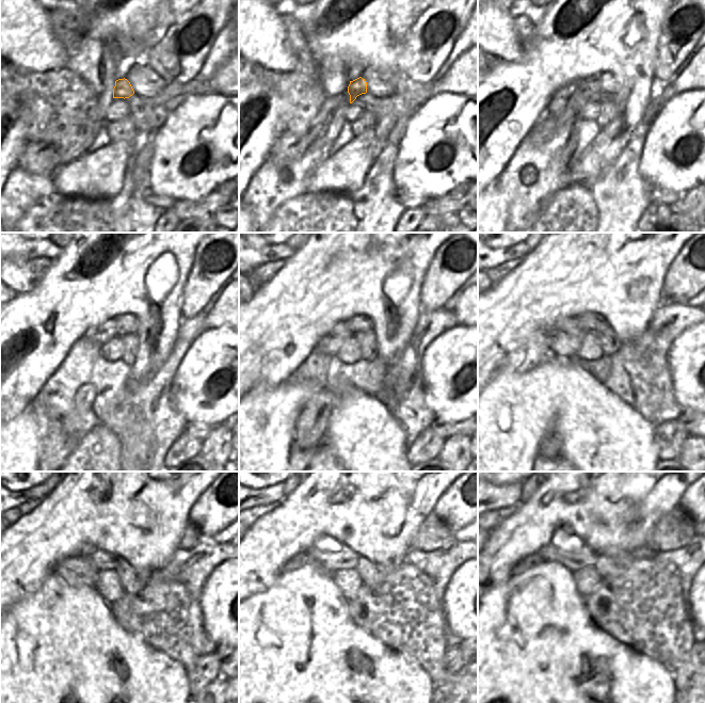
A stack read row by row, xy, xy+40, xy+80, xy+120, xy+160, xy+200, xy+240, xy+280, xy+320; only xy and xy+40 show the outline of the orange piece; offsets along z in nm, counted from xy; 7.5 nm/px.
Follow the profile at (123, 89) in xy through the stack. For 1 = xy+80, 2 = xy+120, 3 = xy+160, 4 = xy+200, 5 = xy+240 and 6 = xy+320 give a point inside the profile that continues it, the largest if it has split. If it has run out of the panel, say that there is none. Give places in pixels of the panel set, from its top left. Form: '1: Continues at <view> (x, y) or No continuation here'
1: Continues at xy+80 (588, 91)
2: Continues at xy+120 (105, 332)
3: Continues at xy+160 (331, 344)
4: Continues at xy+200 (564, 340)
5: Continues at xy+240 (76, 571)
6: Continues at xy+320 (530, 561).

